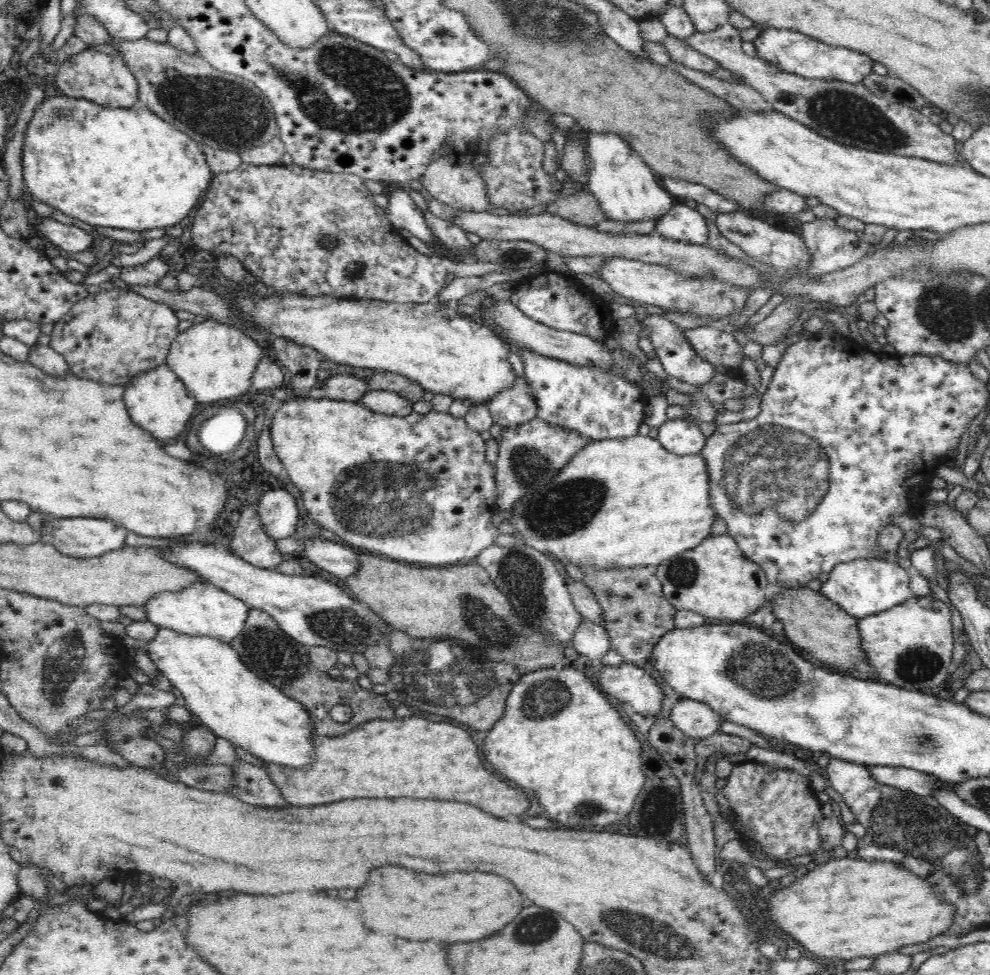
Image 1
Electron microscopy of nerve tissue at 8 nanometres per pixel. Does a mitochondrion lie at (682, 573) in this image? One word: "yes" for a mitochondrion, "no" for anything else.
yes

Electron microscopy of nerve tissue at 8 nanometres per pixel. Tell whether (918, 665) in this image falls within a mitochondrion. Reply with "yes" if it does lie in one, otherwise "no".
yes

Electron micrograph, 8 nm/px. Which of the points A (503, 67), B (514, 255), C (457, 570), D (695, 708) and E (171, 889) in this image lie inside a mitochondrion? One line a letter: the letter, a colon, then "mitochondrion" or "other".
A: other
B: mitochondrion
C: other
D: other
E: other

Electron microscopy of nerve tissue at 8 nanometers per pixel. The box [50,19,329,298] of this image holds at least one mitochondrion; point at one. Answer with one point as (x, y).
(222, 111)

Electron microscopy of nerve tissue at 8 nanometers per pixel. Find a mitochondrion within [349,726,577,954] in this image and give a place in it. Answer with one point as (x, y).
(535, 929)

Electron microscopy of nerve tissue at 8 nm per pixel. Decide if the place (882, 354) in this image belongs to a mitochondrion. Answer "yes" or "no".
no

